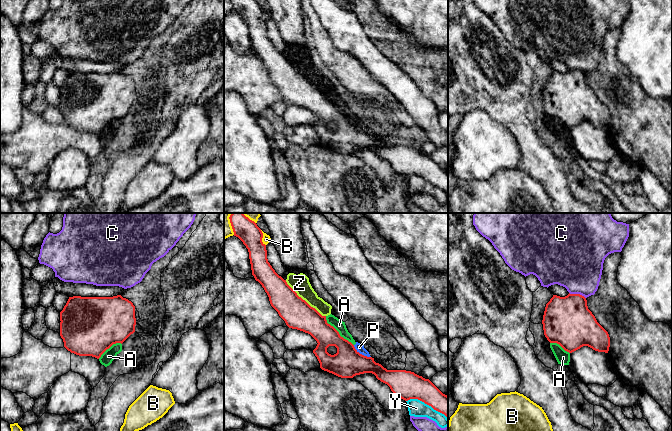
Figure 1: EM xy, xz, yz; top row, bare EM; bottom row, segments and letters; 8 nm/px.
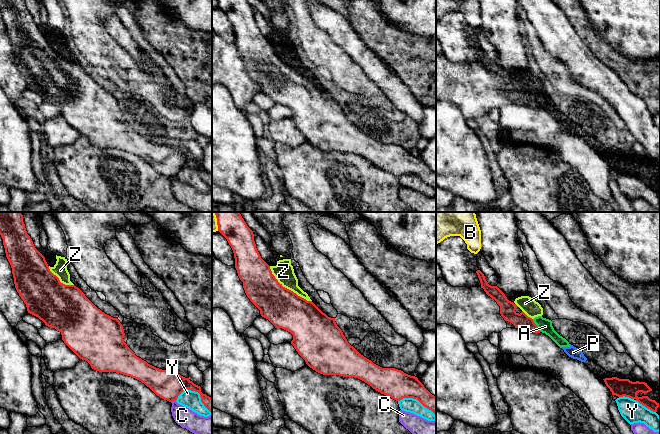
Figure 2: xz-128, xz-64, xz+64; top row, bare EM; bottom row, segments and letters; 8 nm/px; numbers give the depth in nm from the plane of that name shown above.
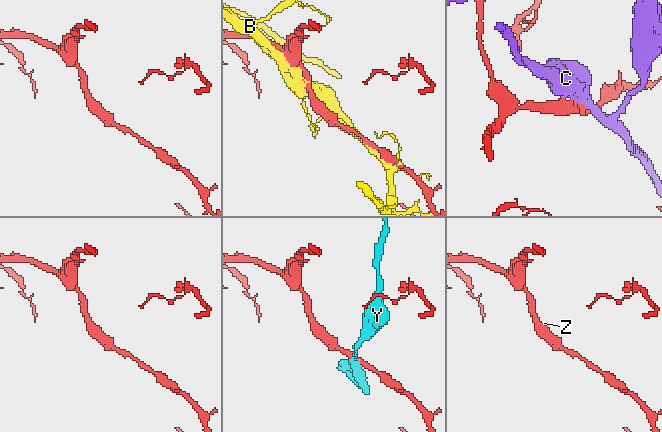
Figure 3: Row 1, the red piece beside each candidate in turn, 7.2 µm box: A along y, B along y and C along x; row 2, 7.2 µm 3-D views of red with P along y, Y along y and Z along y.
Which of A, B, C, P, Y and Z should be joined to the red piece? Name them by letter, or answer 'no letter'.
no letter

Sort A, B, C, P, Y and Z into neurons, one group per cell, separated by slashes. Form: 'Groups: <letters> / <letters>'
Groups: A P Z / B / C / Y

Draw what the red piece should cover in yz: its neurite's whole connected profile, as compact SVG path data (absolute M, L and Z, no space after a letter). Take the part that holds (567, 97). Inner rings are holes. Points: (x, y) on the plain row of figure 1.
M568 70L565 73L553 71L546 80L543 91L544 111L550 119L559 120L565 127L572 129L583 122L595 127L608 129L610 113L588 85L587 76L580 70Z

